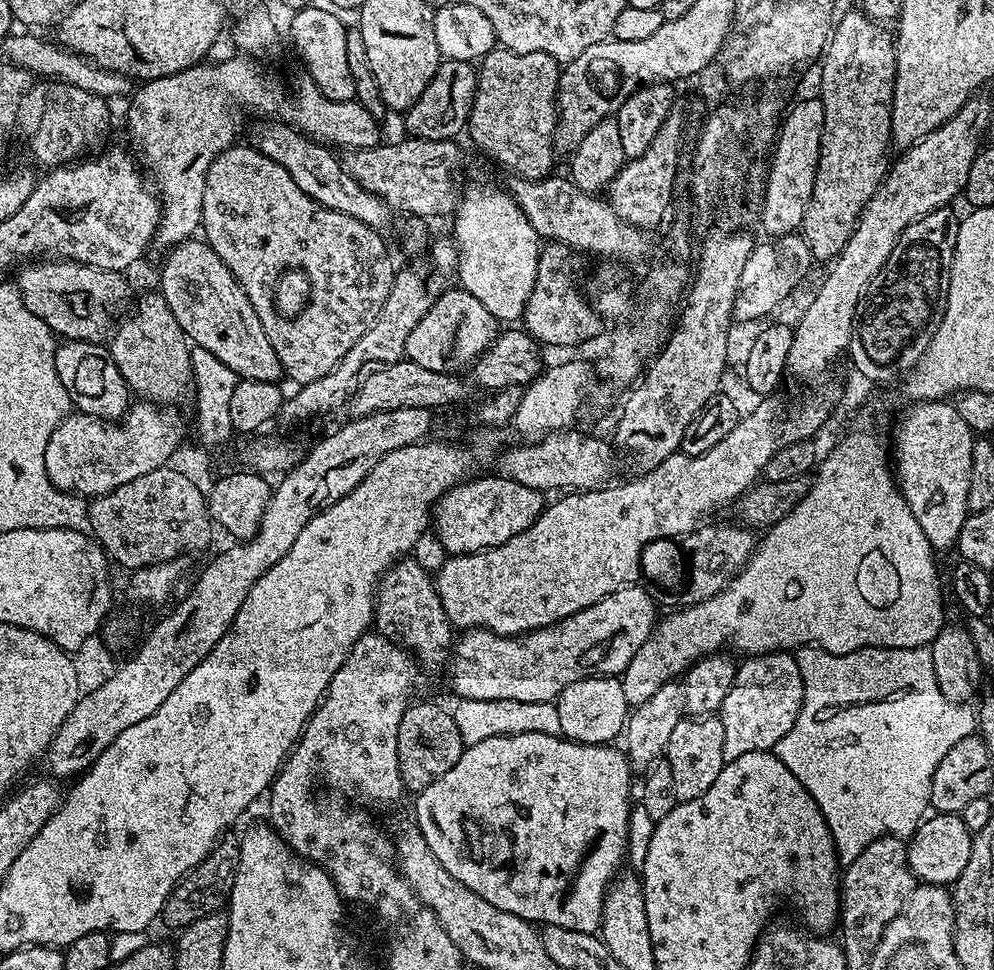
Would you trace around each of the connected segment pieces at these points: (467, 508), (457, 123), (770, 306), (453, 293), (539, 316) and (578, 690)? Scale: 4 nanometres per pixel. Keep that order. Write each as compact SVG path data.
M478 476L455 484L434 505L434 532L436 528L445 553L453 556L484 552L510 542L514 534L522 534L522 530L530 527L546 507L545 497L537 489L522 486L522 482L514 482L509 476Z
M441 59L440 65L438 66L438 70L434 74L434 78L428 85L426 86L426 90L424 93L419 96L419 98L406 109L403 113L404 116L404 128L409 137L415 138L417 140L451 140L453 138L459 137L459 132L463 133L468 126L468 115L470 114L470 110L472 109L472 103L474 102L474 94L476 93L476 82L478 79L478 68L475 63L466 61L466 60L445 60Z
M799 231L785 236L765 239L765 244L757 243L752 249L746 266L742 266L742 278L738 278L738 290L734 298L733 321L760 320L768 316L800 283L804 275L814 267L812 251Z
M453 286L438 296L404 343L404 355L426 370L455 373L456 368L471 365L476 357L496 341L498 321L477 298L461 286Z
M548 242L540 249L537 262L537 280L533 292L526 302L522 317L523 327L541 345L553 344L556 348L572 348L584 344L600 332L602 318L592 307L589 297L580 293L576 280L572 277L572 260L567 244Z
M587 676L578 682L570 682L555 701L560 731L578 744L611 745L621 735L628 722L630 705L622 690L622 679L615 676Z

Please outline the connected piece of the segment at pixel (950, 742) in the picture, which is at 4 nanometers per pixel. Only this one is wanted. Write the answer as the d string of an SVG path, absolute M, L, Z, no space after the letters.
M819 646L795 649L802 674L802 710L790 726L790 734L776 743L776 757L810 790L822 810L834 838L841 865L850 865L866 846L884 836L911 837L925 819L930 782L938 762L962 738L973 735L978 720L968 704L950 702L938 690L931 647L860 648L850 654L834 654Z

